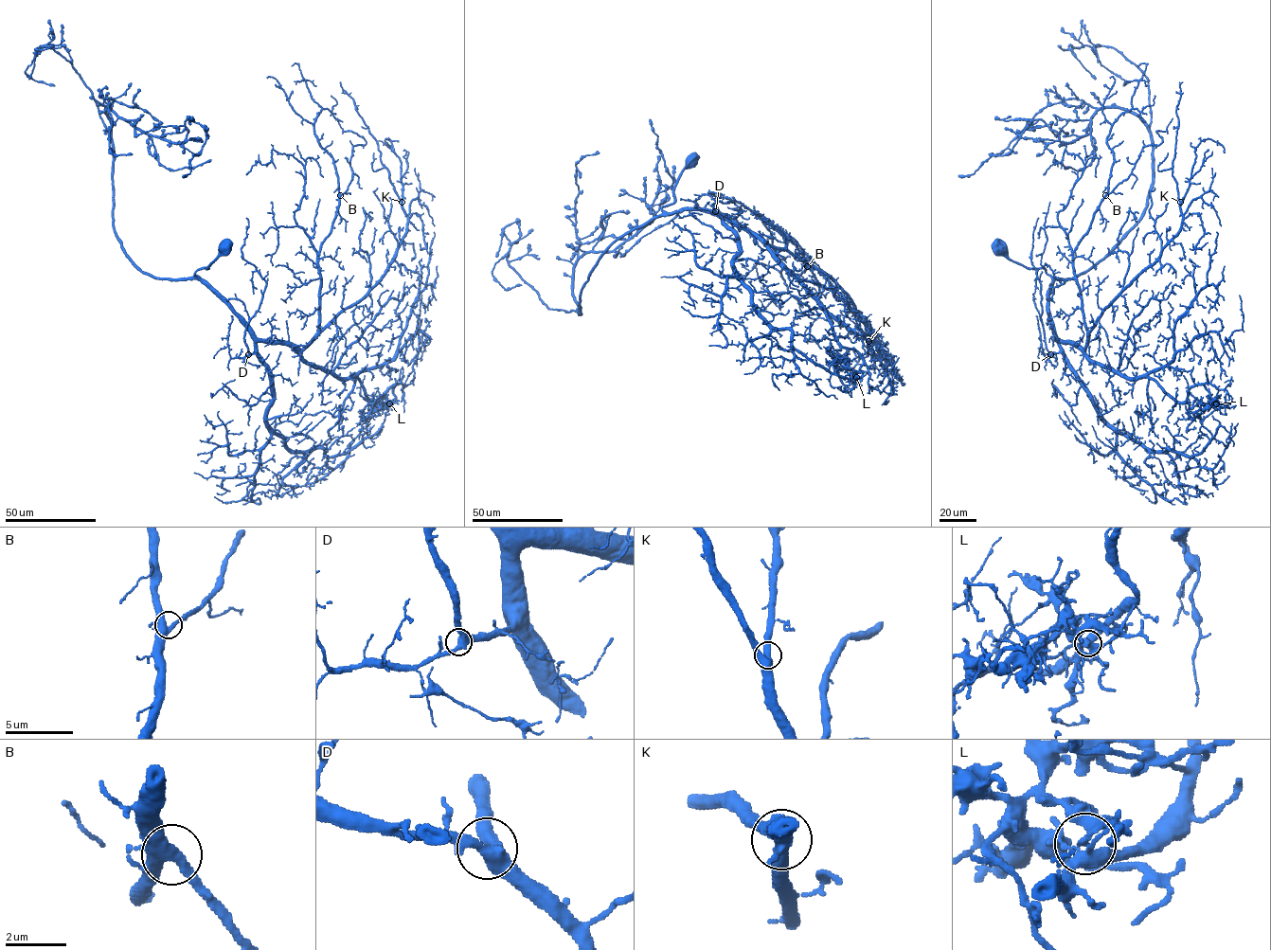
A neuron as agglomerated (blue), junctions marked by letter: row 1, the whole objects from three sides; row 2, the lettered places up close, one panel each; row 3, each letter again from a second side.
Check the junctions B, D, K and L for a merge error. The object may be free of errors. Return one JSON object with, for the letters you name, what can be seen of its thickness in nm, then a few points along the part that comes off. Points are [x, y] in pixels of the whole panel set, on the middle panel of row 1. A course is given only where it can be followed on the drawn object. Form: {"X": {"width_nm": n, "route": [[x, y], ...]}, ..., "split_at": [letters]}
{"L": {"width_nm": 400, "route": [[856, 377], [851, 369], [836, 364], [835, 357], [828, 349], [832, 346]]}, "split_at": ["L"]}

